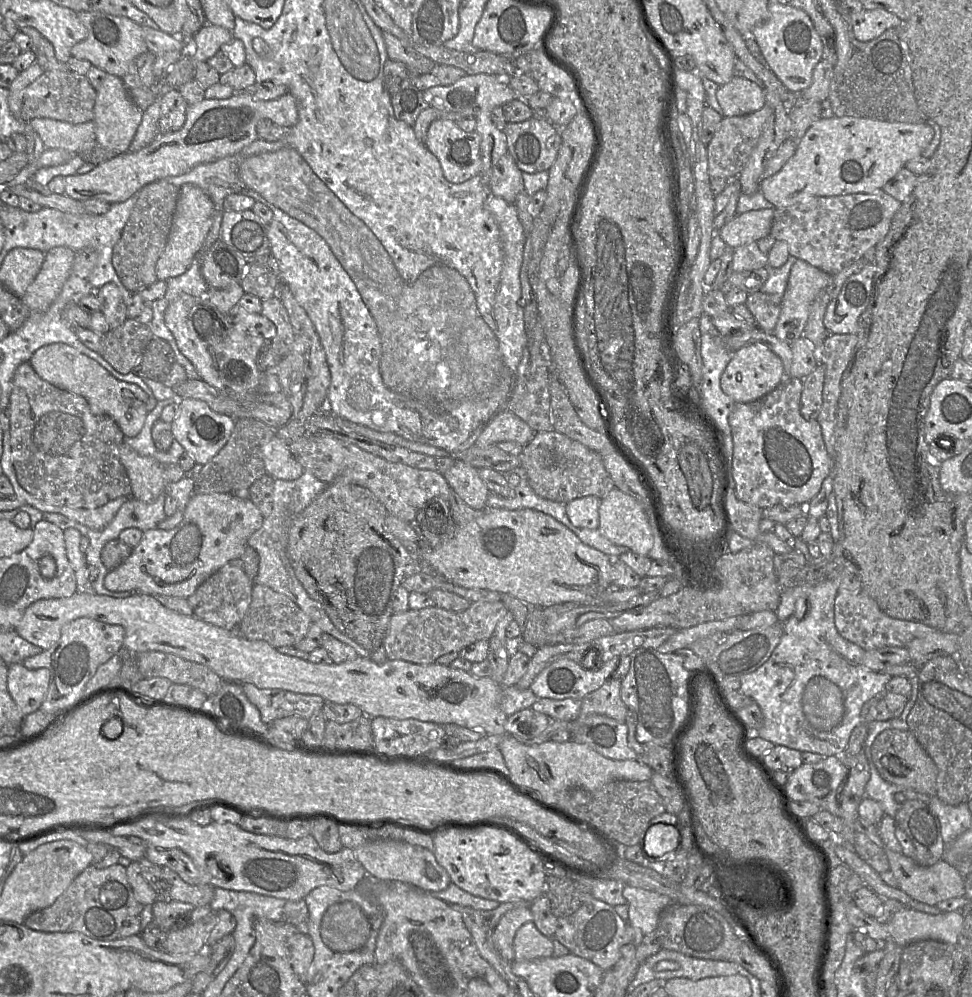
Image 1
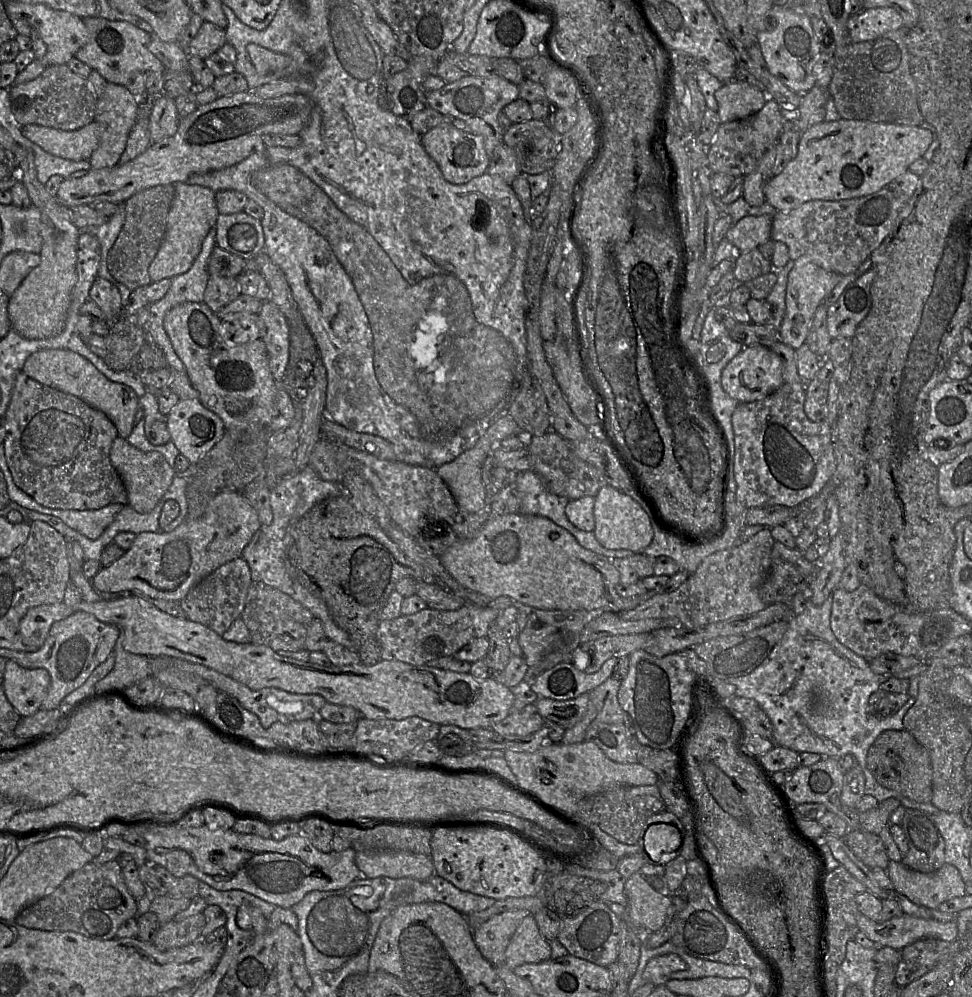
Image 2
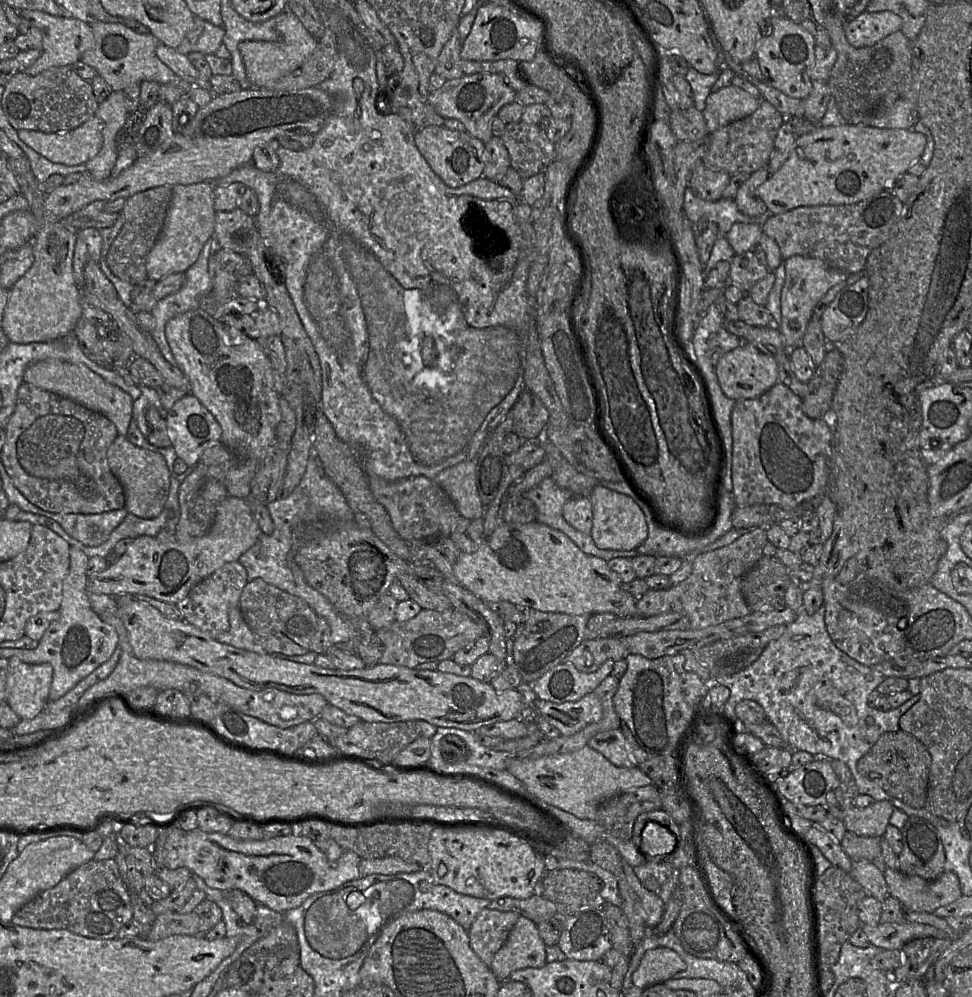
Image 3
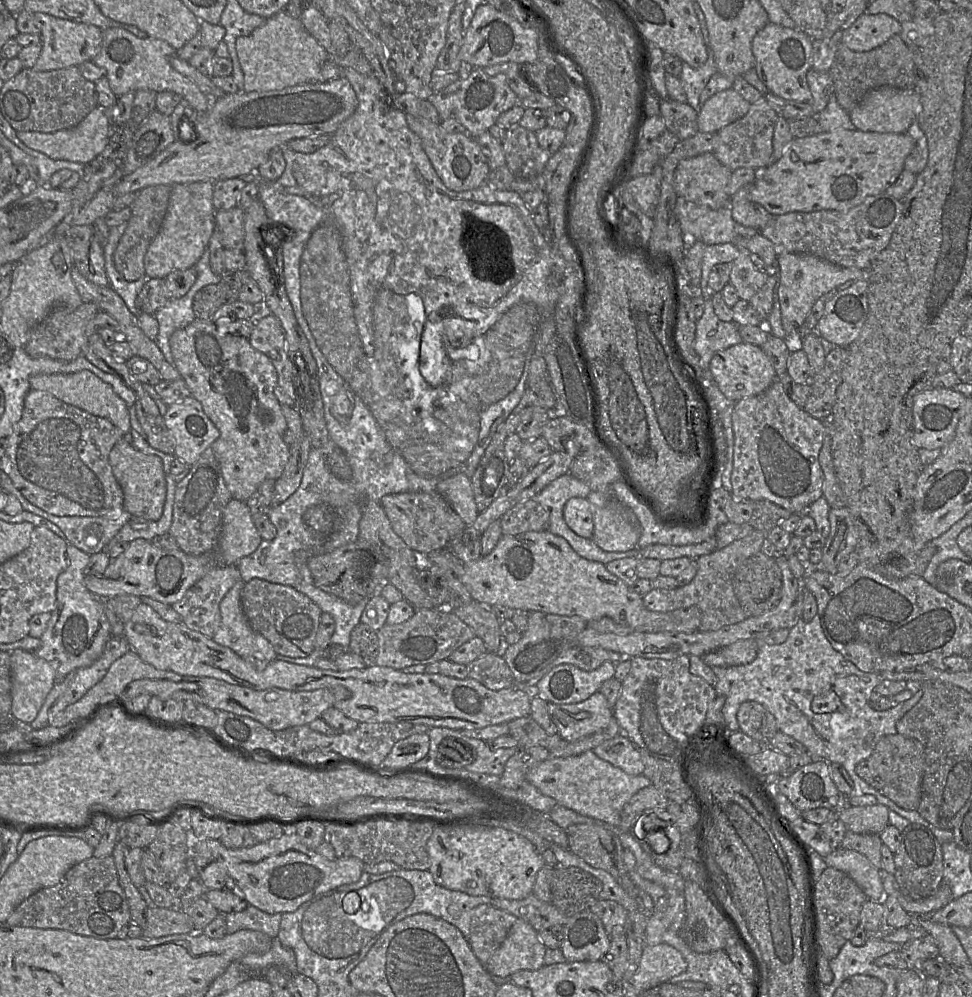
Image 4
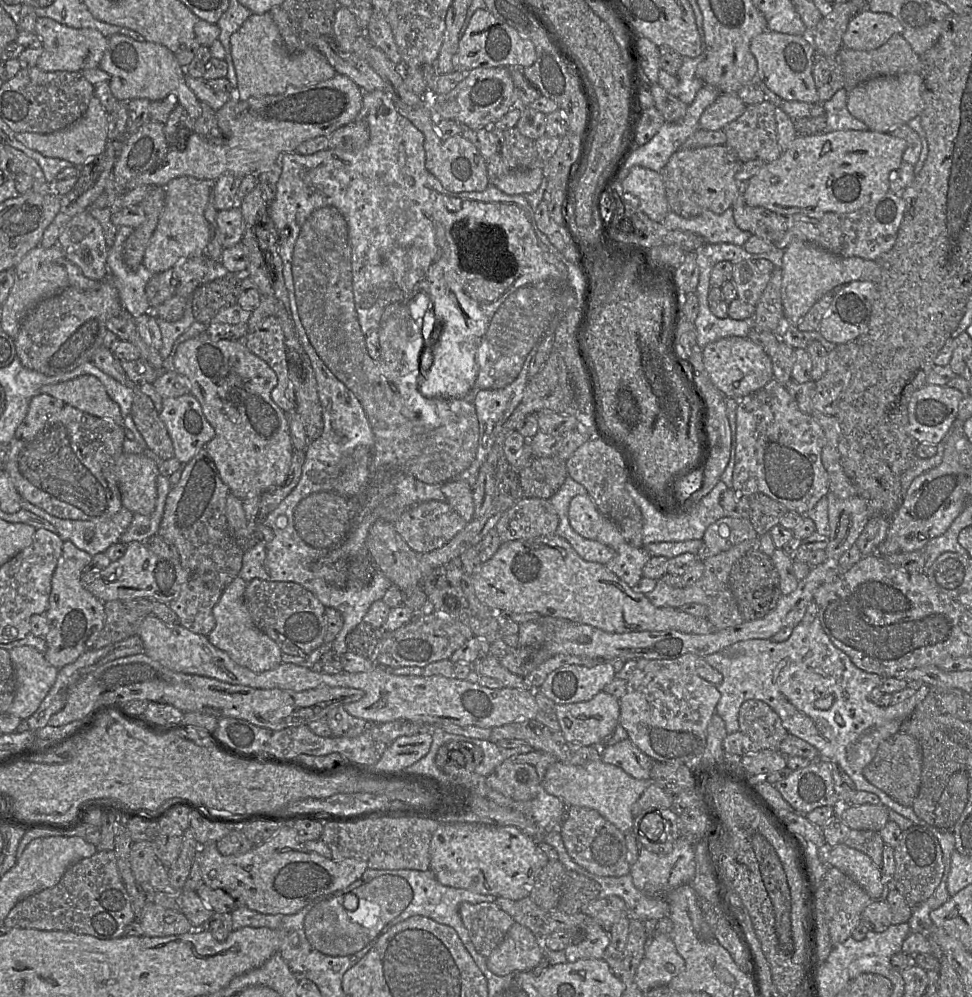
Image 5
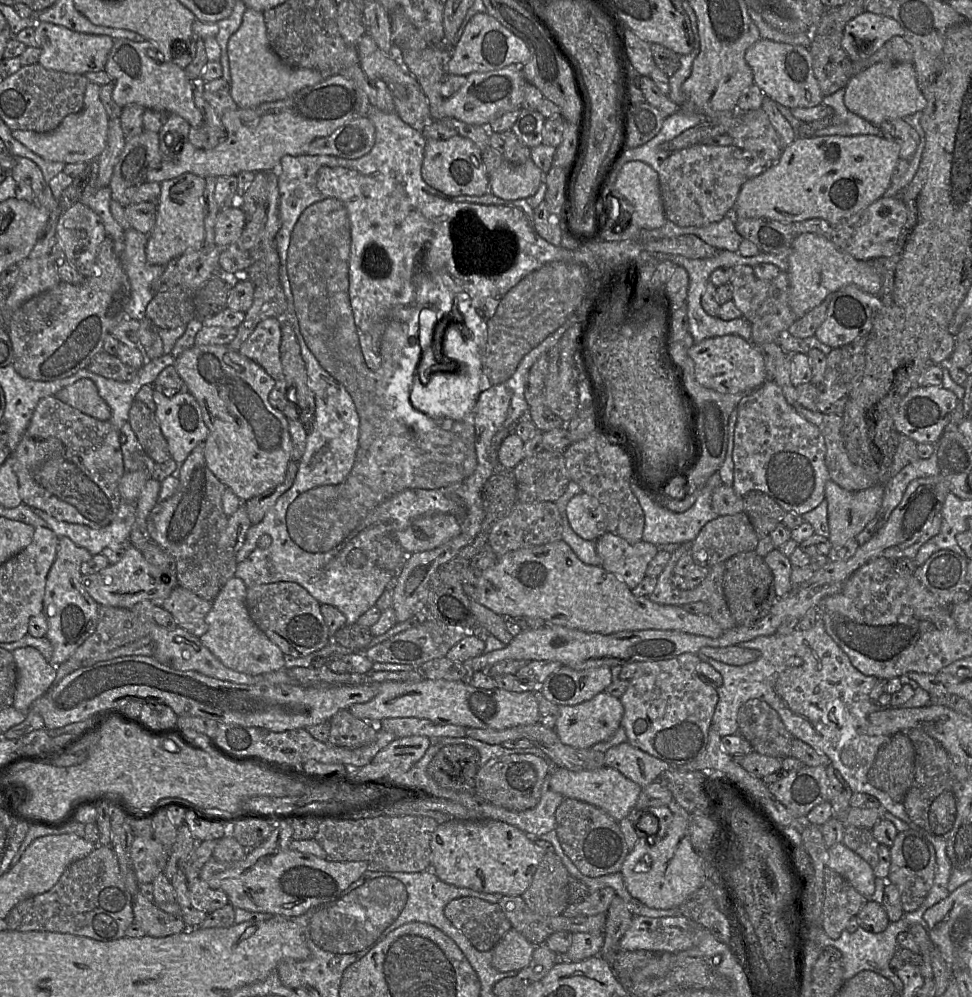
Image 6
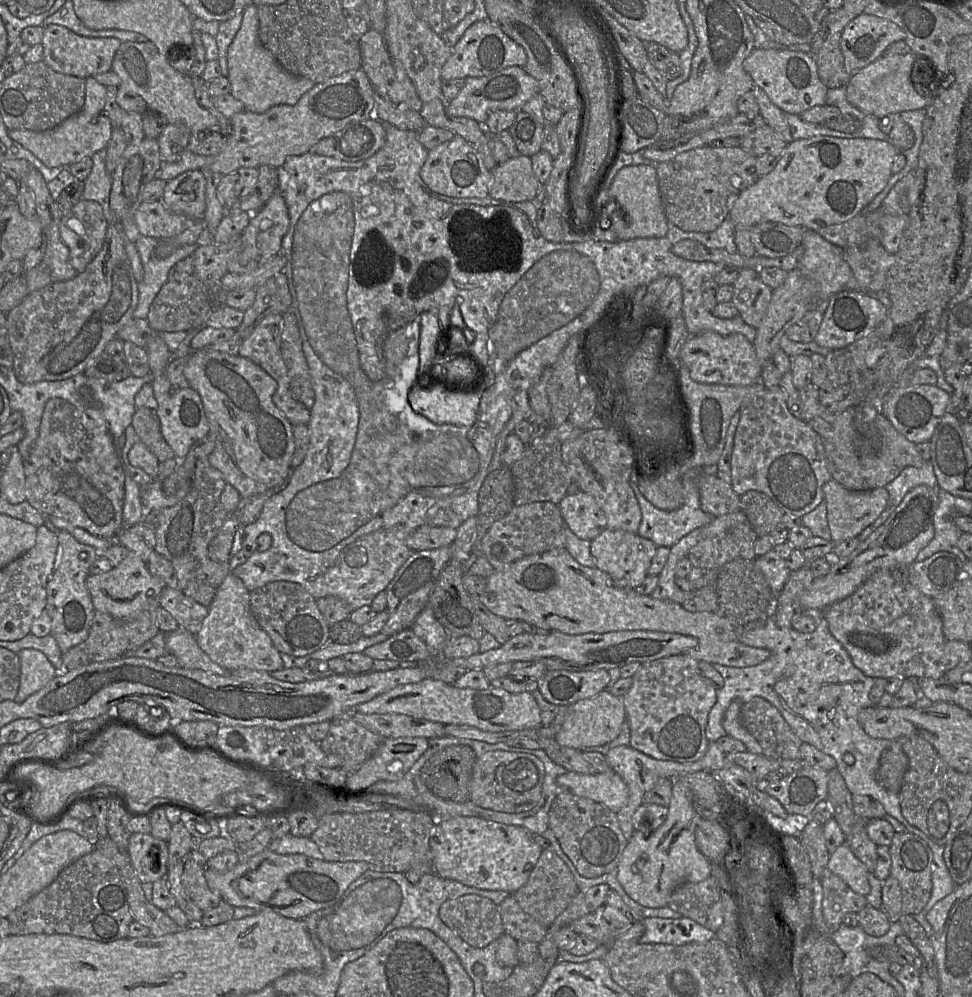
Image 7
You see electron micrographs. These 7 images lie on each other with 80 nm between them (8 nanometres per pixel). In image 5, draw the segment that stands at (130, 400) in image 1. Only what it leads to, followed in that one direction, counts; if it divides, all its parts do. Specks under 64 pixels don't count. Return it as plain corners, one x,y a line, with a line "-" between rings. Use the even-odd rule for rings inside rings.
82,375
65,382
44,385
40,391
90,415
111,419
123,427
124,418
119,405
109,397
95,376

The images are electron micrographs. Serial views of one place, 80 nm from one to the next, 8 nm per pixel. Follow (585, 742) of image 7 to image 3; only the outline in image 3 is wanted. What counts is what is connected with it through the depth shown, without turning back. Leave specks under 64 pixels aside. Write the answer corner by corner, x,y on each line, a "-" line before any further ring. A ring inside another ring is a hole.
594,692
578,701
560,704
536,698
535,710
565,736
573,735
602,718
602,705

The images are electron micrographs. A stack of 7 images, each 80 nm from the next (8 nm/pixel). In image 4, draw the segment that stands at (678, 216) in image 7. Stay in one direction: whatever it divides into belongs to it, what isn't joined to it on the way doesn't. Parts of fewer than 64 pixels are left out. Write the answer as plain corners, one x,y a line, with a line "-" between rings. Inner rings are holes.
706,152
695,157
681,160
674,171
674,190
678,198
684,198
700,206
713,210
729,205
730,198
726,192
732,170
721,164
713,152

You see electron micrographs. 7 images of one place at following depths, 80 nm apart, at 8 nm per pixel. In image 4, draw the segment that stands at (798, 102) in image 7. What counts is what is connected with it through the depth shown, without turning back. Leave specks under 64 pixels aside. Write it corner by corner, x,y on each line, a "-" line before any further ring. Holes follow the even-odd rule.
768,24
753,38
752,52
755,56
755,69
758,77
763,81
769,92
792,101
808,102
812,98
807,82
807,73
812,68
812,39
798,28
787,28
781,25

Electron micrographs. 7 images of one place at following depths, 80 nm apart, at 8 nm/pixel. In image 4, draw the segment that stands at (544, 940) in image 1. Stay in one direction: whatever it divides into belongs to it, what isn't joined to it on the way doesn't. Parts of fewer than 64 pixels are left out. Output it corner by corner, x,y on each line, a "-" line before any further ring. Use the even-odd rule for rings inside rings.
518,918
485,968
491,976
500,978
508,978
520,970
537,970
544,965
546,949
538,932

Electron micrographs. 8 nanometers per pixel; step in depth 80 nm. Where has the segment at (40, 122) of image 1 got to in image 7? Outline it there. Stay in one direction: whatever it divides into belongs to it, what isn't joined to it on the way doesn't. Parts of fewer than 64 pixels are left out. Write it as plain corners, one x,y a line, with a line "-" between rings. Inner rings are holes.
94,77
85,79
85,99
82,109
63,122
44,131
8,130
8,136
30,151
46,167
68,167
86,157
92,157
99,150
106,149
111,138
111,121
105,114
106,86

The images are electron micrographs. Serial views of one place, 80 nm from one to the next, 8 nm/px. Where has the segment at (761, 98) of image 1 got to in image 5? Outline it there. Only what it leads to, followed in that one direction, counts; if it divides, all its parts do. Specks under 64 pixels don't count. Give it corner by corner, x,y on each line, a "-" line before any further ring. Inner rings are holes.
721,93
702,113
700,129
723,130
726,125
742,115
745,109
746,105
737,93

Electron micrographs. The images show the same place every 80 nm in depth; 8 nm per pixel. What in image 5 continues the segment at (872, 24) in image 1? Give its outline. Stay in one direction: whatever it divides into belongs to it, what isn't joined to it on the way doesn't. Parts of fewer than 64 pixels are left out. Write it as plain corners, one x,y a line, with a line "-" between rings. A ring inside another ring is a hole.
864,8
849,21
842,36
842,47
870,51
883,45
893,34
902,34
900,22
888,13

